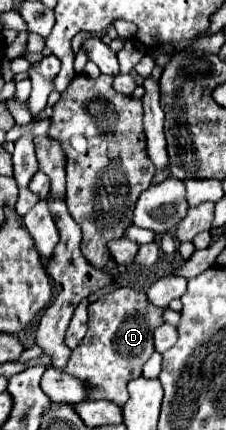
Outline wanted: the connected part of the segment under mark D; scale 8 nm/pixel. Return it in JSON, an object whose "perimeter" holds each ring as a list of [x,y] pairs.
{"perimeter":[[[120,287],[108,295],[102,295],[100,299],[96,299],[88,305],[88,333],[86,333],[84,341],[72,351],[72,357],[64,369],[68,375],[78,377],[86,385],[86,399],[84,401],[106,399],[116,405],[124,405],[128,401],[126,385],[130,379],[142,375],[144,363],[154,353],[154,331],[156,331],[156,327],[160,327],[164,323],[164,319],[162,319],[164,311],[166,309],[150,303],[146,293],[134,291],[132,287]]]}

